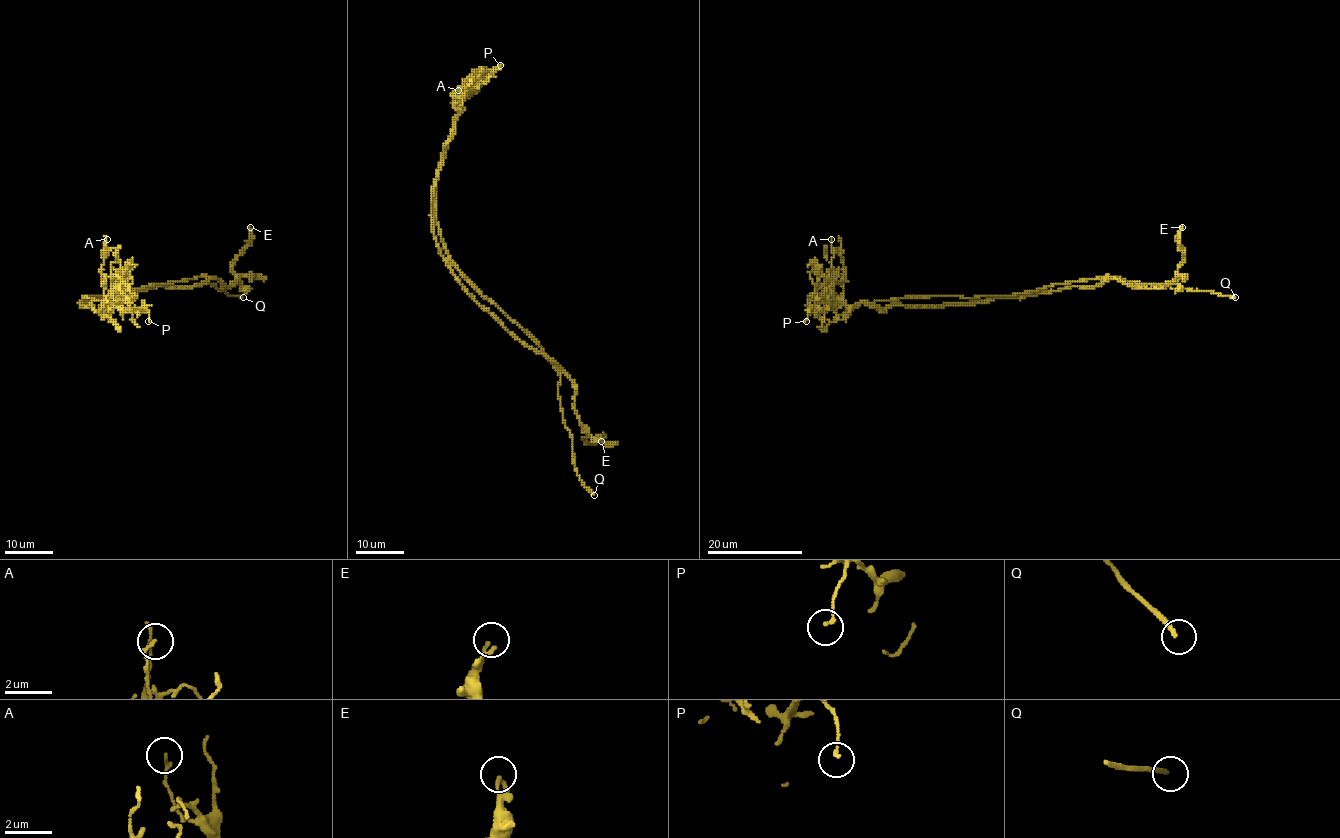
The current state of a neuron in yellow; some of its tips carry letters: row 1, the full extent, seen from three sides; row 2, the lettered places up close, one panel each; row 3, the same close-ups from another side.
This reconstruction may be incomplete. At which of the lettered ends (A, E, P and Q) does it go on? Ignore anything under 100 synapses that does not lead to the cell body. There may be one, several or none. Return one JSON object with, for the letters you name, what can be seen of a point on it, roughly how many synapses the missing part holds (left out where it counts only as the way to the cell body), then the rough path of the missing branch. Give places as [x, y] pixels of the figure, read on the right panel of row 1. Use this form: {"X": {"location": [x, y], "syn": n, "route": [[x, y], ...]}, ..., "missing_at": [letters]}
{"Q": {"location": [1235, 297], "route": [[1235, 297], [1265, 299], [1273, 309], [1274, 320], [1281, 324]]}, "missing_at": ["Q"]}

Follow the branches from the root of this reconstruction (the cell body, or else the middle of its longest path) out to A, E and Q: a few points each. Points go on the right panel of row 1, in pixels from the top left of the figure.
A: (1022, 293), (974, 297), (905, 296), (847, 306), (842, 299), (845, 268), (843, 259), (833, 250), (831, 239)
E: (1022, 293), (1107, 276), (1134, 287), (1163, 288), (1176, 277), (1183, 259), (1179, 240), (1182, 227)
Q: (1022, 293), (1111, 276), (1130, 282), (1167, 284), (1175, 289), (1203, 290), (1235, 297)

